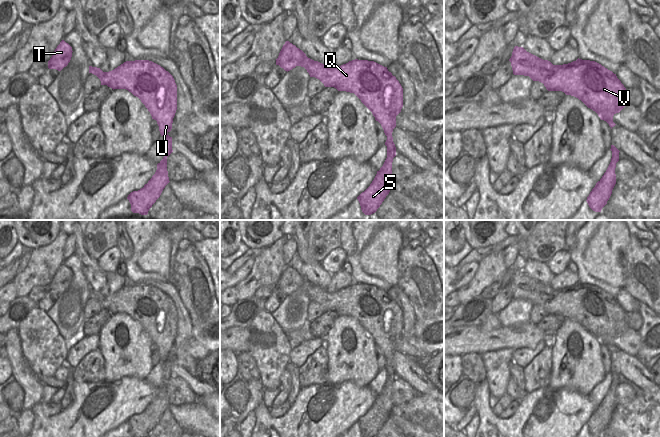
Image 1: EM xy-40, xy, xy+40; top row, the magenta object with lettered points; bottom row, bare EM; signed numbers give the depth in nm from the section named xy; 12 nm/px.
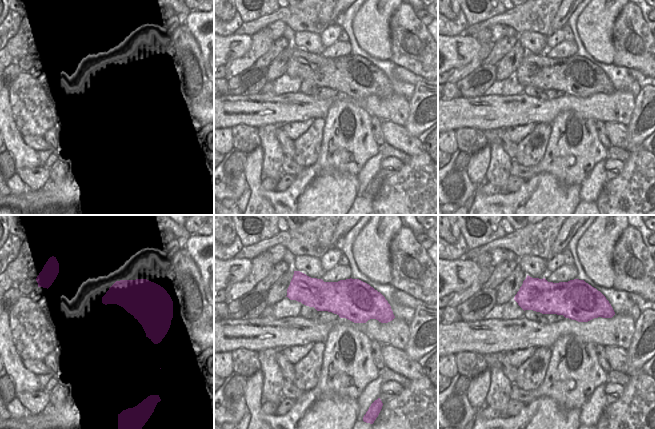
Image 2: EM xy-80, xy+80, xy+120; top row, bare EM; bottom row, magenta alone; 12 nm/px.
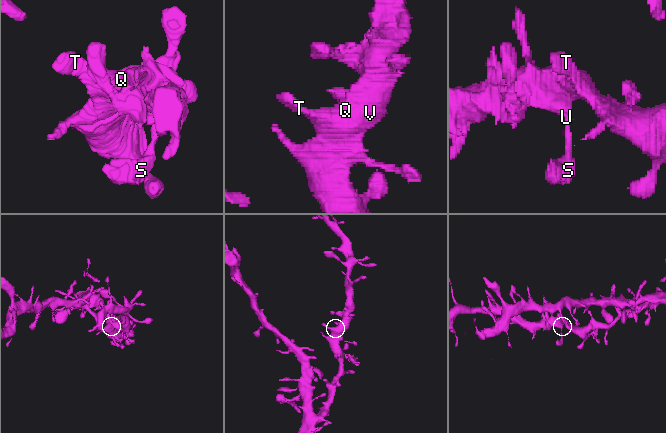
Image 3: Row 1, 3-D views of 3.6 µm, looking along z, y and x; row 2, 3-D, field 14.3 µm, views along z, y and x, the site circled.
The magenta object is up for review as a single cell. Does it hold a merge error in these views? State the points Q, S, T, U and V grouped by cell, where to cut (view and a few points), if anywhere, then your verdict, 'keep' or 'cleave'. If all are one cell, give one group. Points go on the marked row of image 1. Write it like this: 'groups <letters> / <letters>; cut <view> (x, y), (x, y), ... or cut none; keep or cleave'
groups Q S T U V; cut none; keep

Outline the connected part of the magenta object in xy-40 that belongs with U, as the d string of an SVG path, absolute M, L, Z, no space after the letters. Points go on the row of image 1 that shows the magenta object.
M149 60L126 61L109 72L89 66L89 73L96 75L101 85L114 89L126 89L138 97L150 112L152 119L157 121L161 136L163 136L163 159L157 164L157 170L152 178L138 191L131 192L127 199L131 204L131 211L147 215L149 209L160 197L165 186L170 182L167 171L167 157L173 152L172 137L168 133L172 129L173 118L177 110L177 85L173 76L160 65Z

